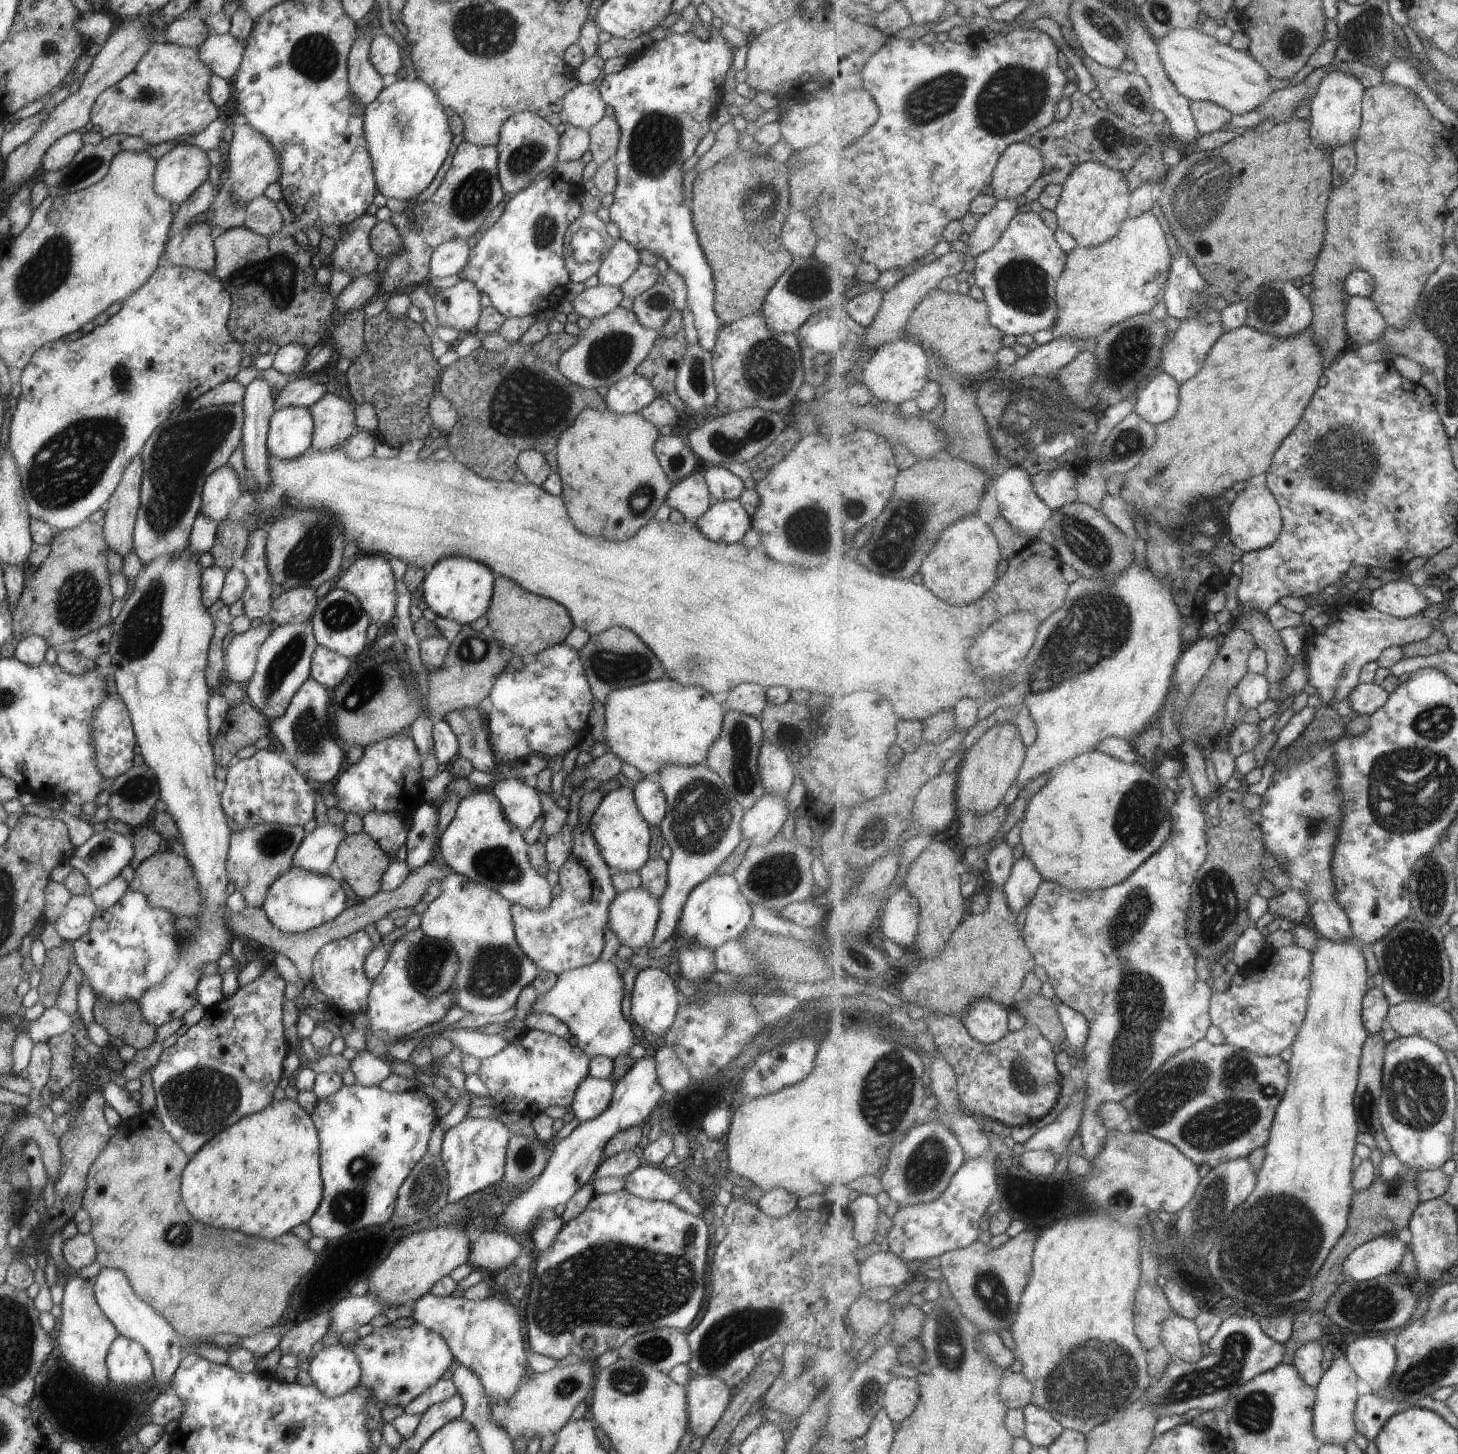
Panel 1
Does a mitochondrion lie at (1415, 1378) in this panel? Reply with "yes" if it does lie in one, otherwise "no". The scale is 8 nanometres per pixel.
yes

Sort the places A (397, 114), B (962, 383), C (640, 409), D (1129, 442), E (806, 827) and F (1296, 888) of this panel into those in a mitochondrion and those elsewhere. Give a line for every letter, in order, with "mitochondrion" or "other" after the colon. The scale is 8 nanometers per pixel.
A: mitochondrion
B: other
C: other
D: mitochondrion
E: other
F: other

